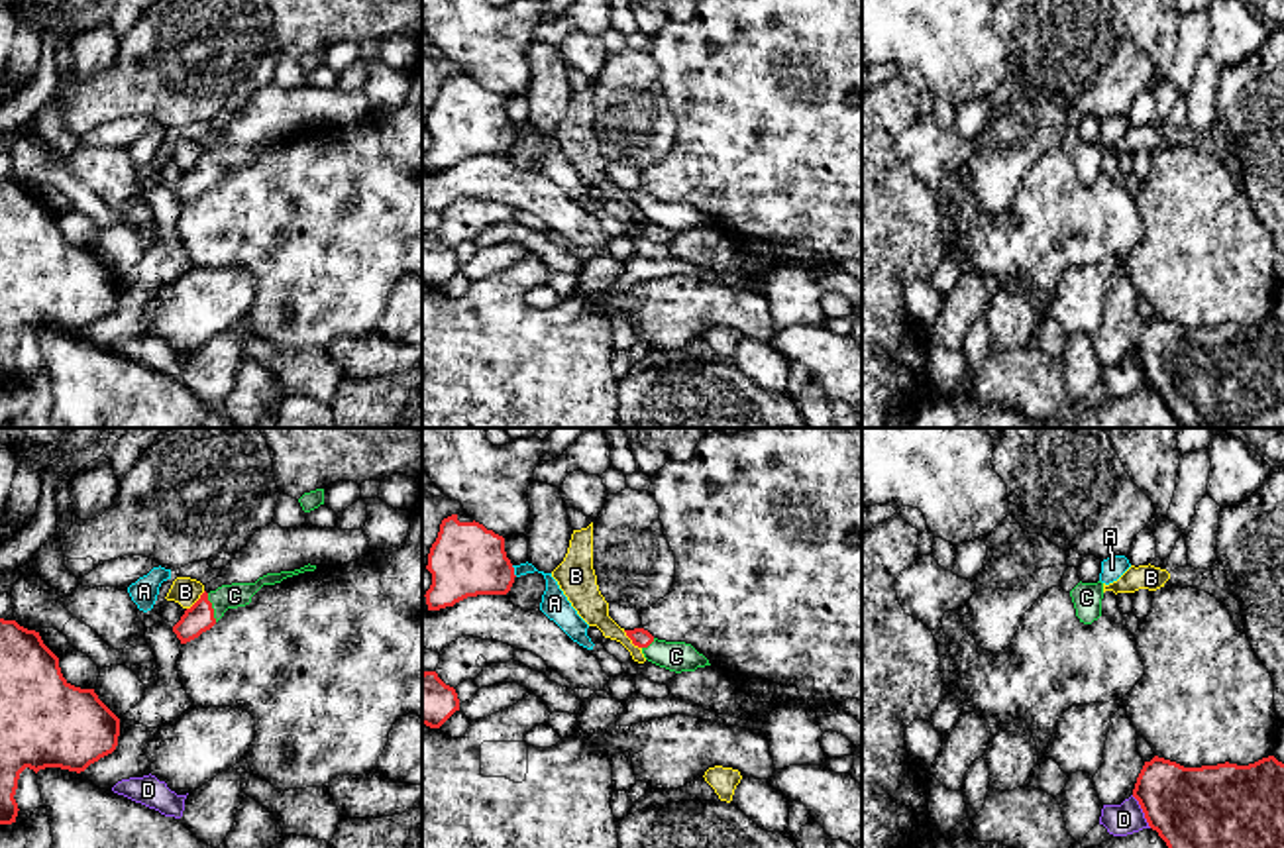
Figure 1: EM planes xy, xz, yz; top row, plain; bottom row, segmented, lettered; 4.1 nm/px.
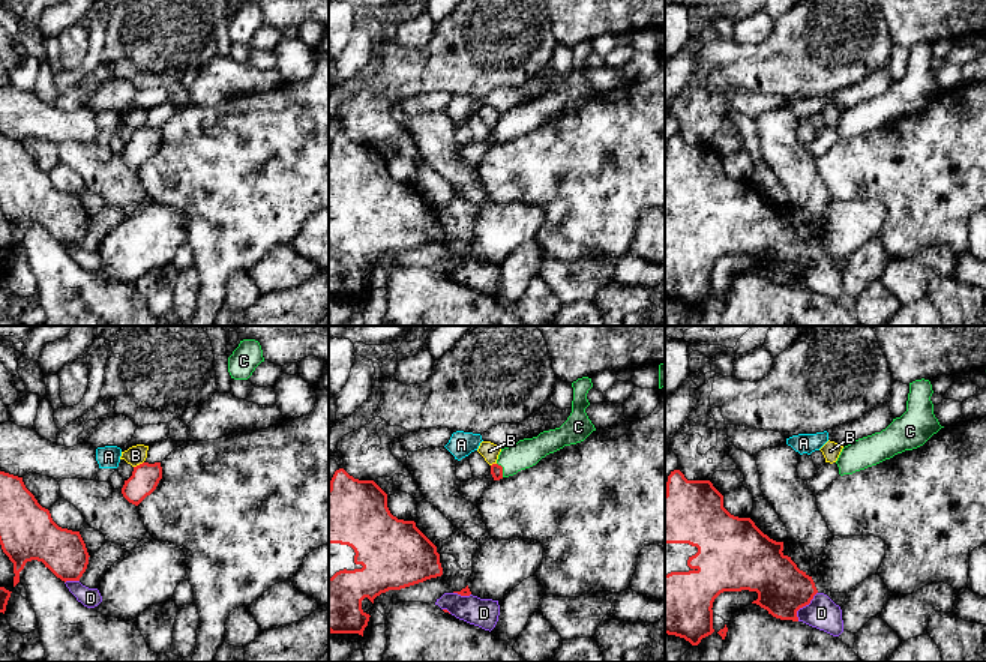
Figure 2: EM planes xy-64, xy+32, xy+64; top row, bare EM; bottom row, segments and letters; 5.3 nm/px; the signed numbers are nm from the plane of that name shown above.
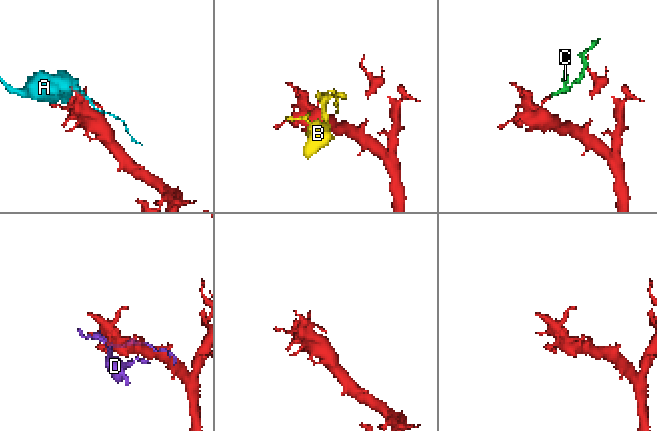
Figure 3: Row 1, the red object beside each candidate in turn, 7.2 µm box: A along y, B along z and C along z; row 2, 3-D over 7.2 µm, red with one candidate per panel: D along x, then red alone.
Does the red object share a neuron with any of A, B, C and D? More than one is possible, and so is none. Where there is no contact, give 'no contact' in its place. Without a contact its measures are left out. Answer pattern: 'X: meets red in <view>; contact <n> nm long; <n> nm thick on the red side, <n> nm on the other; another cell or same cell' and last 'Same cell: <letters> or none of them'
A: meets red in xz; contact 50 nm long; 300 nm thick on the red side, 110 nm on the other; another cell
B: meets red in xz; contact 110 nm long; 80 nm thick on the red side, 130 nm on the other; another cell
C: meets red in xy; contact 130 nm long; 120 nm thick on the red side, 100 nm on the other; same cell
D: meets red in yz; contact 160 nm long; 340 nm thick on the red side, 130 nm on the other; another cell
Same cell: C

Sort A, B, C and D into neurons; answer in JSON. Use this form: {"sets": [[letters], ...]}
{"sets": [["A"], ["B"], ["C"], ["D"]]}

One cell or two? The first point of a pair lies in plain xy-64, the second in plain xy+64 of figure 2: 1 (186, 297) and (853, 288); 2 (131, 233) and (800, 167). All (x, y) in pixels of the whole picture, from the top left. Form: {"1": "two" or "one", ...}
{"1": "two", "2": "two"}

